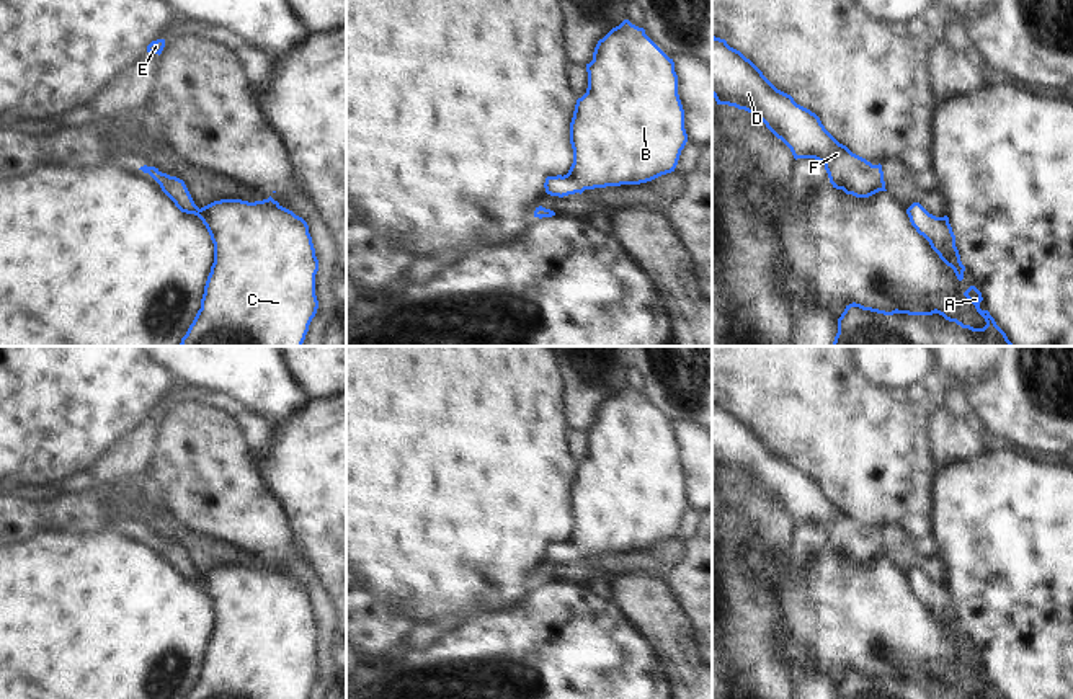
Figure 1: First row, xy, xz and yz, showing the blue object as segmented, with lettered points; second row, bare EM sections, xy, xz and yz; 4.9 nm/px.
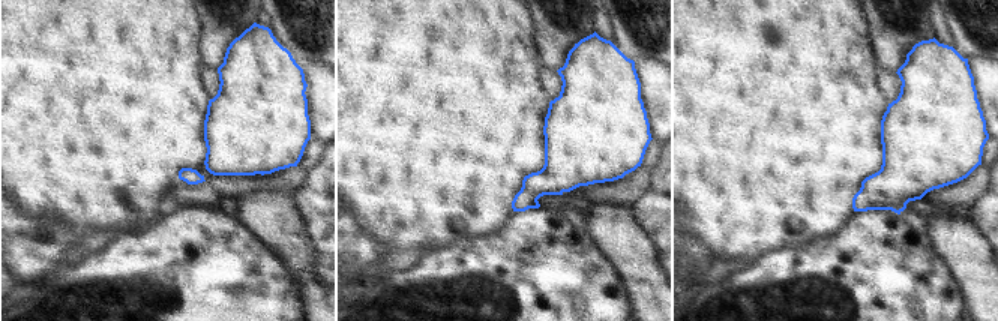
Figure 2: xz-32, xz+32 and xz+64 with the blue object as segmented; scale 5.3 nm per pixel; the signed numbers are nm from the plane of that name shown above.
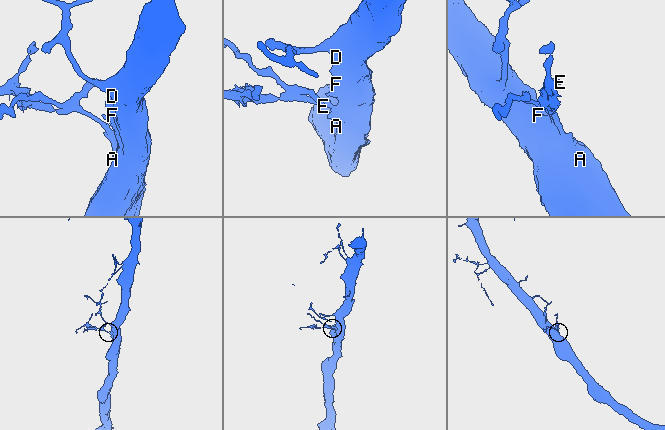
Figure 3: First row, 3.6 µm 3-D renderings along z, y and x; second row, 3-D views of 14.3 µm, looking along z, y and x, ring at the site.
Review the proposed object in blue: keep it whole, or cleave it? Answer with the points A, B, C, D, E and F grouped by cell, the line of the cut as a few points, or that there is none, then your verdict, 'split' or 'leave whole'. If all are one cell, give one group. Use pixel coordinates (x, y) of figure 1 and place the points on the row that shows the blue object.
groups A B C D E F; cut none; leave whole

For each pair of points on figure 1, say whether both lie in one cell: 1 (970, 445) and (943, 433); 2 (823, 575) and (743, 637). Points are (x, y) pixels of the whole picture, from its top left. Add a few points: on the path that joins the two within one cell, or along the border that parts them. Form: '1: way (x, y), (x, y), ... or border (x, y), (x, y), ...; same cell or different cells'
1: way (964, 443), (949, 436); same cell
2: border (786, 569), (781, 588), (789, 644); different cells

